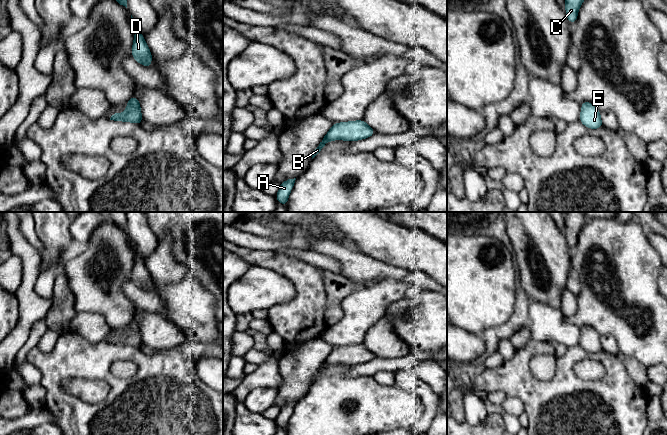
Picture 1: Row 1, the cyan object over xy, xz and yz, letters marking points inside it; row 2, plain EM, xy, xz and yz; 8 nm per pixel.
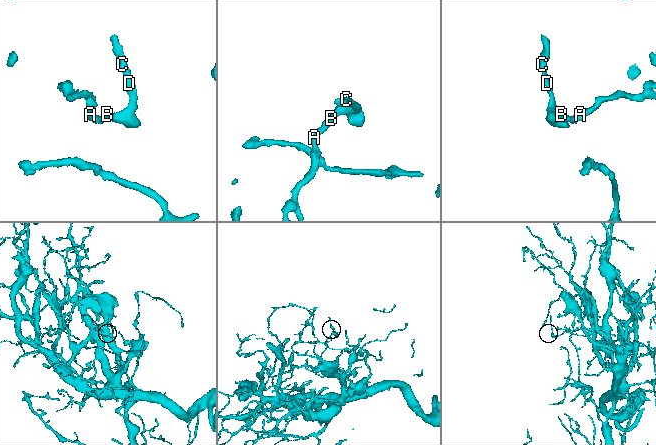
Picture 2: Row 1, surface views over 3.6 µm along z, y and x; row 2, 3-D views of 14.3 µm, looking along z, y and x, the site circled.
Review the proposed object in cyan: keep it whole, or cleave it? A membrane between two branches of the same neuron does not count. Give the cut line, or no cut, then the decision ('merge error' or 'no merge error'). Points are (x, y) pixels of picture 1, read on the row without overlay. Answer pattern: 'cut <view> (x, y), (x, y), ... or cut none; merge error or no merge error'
cut none; no merge error

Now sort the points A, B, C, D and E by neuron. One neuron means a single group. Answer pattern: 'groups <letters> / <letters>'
groups A B C D E

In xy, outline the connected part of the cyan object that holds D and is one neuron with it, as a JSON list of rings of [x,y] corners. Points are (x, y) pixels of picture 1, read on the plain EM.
[[[132,241],[135,250],[134,265],[131,273],[131,279],[141,289],[150,292],[152,288],[152,277],[146,268],[145,261],[141,258],[135,243]]]

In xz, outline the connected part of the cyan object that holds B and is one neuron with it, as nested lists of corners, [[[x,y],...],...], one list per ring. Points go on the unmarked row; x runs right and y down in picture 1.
[[[364,344],[339,346],[332,348],[330,354],[322,362],[319,370],[314,374],[312,383],[321,375],[321,373],[329,366],[334,364],[343,365],[359,365],[367,363],[376,358]]]

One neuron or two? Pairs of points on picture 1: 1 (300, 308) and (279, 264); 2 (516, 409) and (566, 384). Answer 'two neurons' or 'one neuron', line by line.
1: one neuron
2: two neurons

